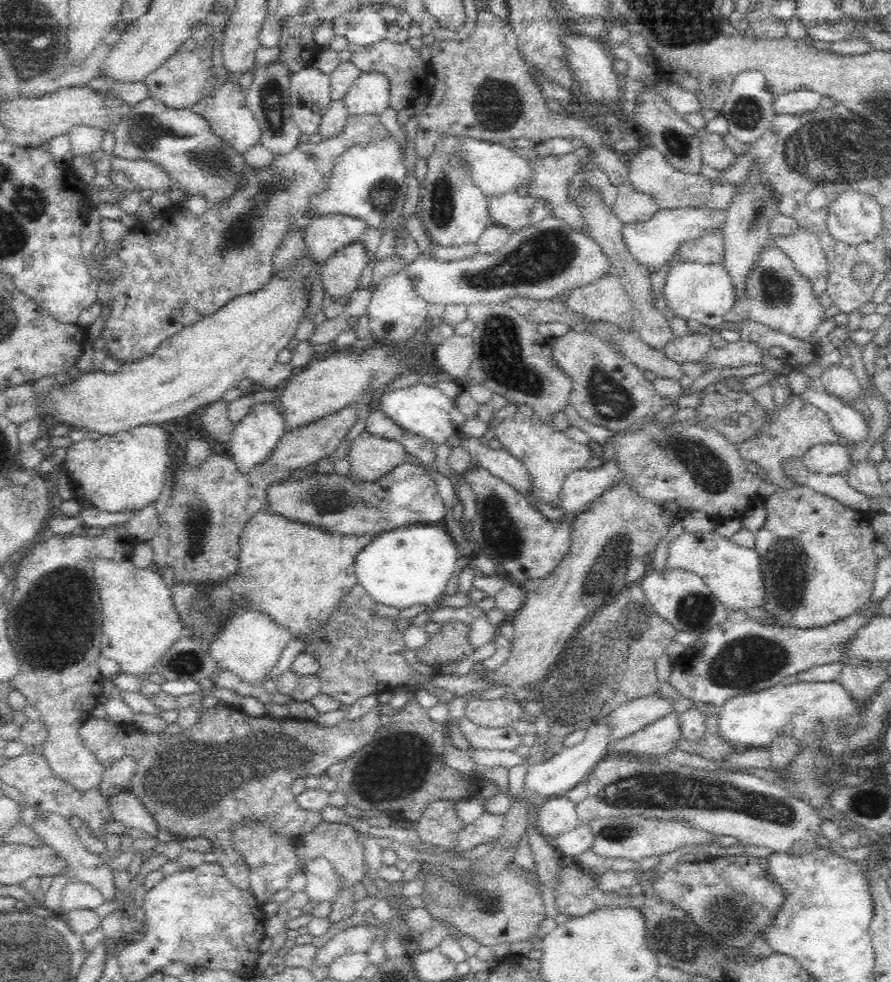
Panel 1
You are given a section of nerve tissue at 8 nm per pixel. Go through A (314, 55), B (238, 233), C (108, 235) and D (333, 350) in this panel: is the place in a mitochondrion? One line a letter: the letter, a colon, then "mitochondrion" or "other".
A: other
B: mitochondrion
C: other
D: other

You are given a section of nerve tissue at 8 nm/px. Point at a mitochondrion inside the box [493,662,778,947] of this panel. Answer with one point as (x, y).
(623, 832)

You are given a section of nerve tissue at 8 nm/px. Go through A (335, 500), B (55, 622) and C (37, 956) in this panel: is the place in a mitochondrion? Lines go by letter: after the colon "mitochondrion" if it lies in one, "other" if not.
A: mitochondrion
B: mitochondrion
C: mitochondrion

